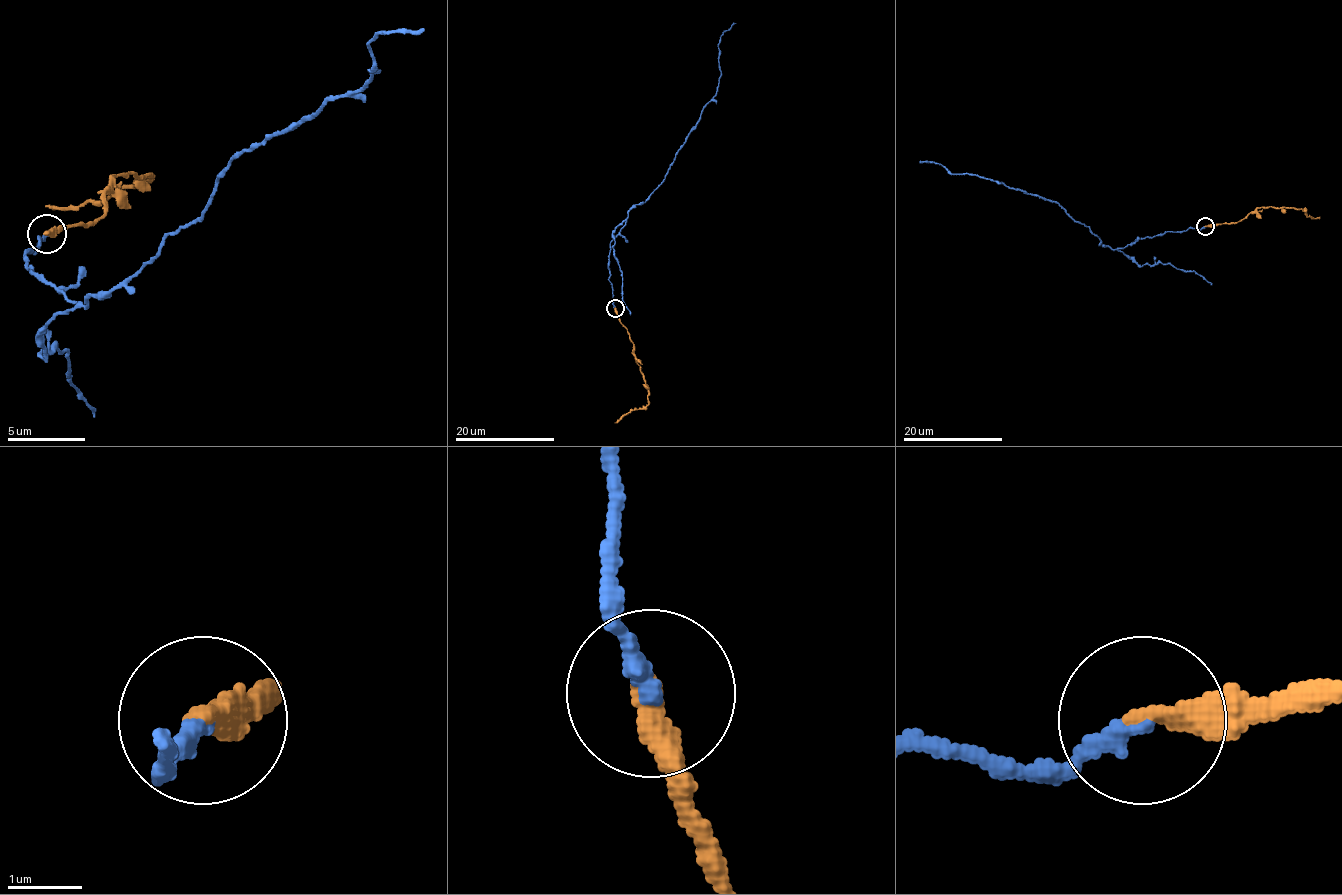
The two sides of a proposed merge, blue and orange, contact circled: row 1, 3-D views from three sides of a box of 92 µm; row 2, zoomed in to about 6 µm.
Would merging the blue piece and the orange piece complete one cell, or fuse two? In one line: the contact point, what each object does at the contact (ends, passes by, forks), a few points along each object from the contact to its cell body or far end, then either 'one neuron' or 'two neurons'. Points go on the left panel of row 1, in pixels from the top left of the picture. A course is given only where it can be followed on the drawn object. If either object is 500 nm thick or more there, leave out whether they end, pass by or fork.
place (47, 233); blue ends; orange ends; course blue (48, 234), (24, 262), (79, 304), (106, 297), (196, 219), (235, 156), (364, 86), (376, 35), (419, 35); course orange (48, 234), (83, 226), (103, 215), (106, 191), (130, 172), (149, 176), (149, 180), (95, 203), (44, 207); two neurons

